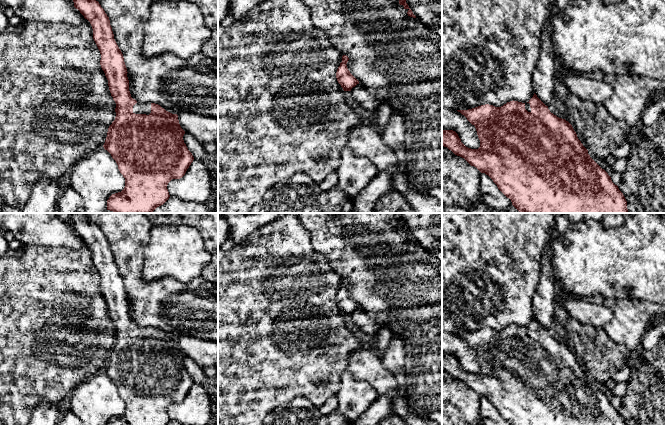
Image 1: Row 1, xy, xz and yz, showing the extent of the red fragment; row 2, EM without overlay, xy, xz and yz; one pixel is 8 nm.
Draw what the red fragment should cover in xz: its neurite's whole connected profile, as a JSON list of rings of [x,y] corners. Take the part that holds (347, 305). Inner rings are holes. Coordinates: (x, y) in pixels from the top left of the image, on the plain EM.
[[[346,279],[342,280],[342,286],[337,293],[336,302],[344,315],[351,315],[353,311],[359,308],[359,305],[350,297],[347,292],[349,282]]]

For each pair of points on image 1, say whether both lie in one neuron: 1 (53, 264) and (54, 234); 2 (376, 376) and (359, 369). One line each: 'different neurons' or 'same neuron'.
1: different neurons
2: same neuron

